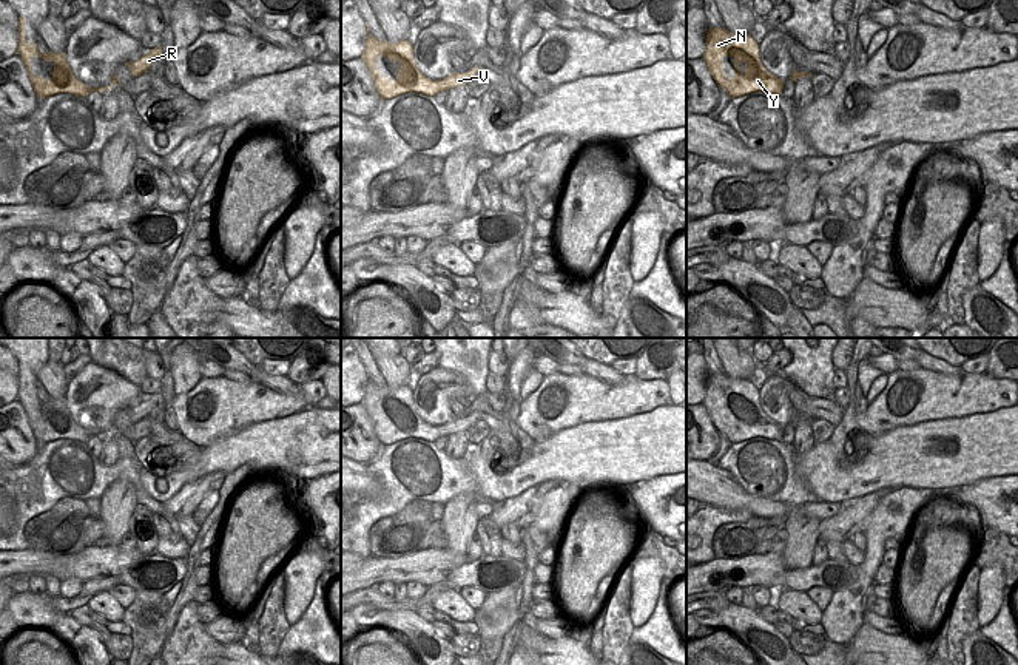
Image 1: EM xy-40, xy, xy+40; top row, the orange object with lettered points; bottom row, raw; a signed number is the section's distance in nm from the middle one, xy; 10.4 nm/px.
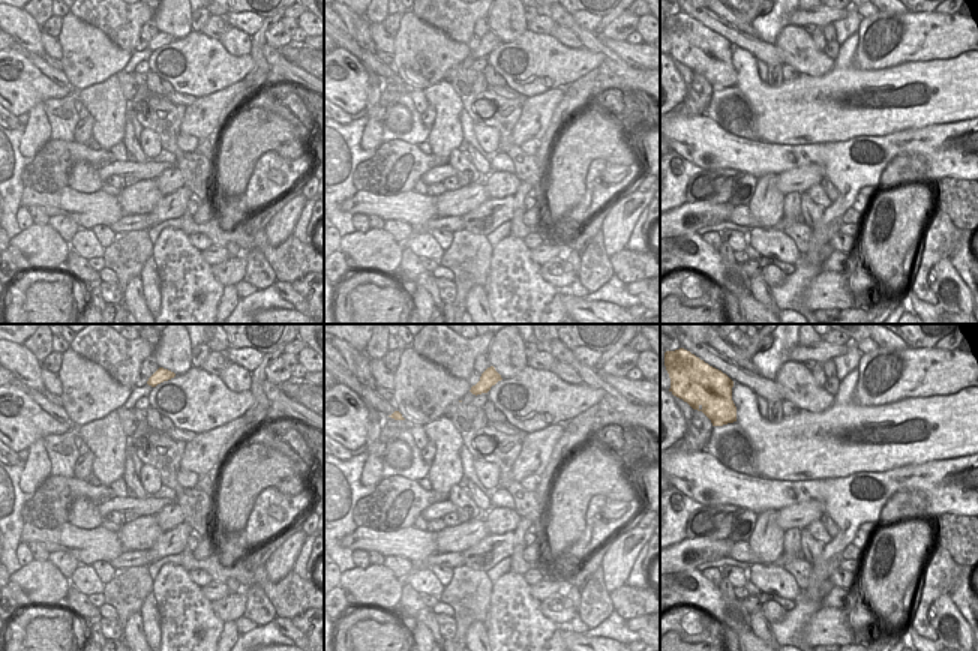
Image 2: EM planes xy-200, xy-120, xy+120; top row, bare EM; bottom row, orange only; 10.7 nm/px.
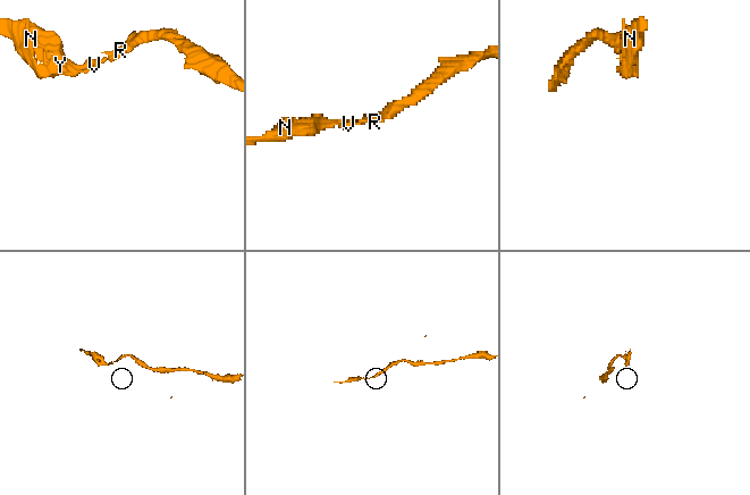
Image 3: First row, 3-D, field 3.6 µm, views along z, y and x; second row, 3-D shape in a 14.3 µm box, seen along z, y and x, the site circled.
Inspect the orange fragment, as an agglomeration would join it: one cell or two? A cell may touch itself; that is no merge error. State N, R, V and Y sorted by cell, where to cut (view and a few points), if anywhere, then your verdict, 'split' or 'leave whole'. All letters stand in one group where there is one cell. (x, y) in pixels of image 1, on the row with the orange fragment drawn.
groups N R V Y; cut none; leave whole

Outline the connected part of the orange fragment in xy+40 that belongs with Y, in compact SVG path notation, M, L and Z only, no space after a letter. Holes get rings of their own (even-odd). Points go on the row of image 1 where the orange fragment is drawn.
M710 28L706 49L702 57L716 80L731 99L751 93L782 96L784 80L765 69L759 56L759 45L750 34L733 34L725 28ZM722 57L734 59L734 77L726 79Z

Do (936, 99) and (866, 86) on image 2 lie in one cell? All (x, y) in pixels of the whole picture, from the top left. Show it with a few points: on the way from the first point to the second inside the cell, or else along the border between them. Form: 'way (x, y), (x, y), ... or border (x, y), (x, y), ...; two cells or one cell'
way (918, 96), (884, 96); one cell

